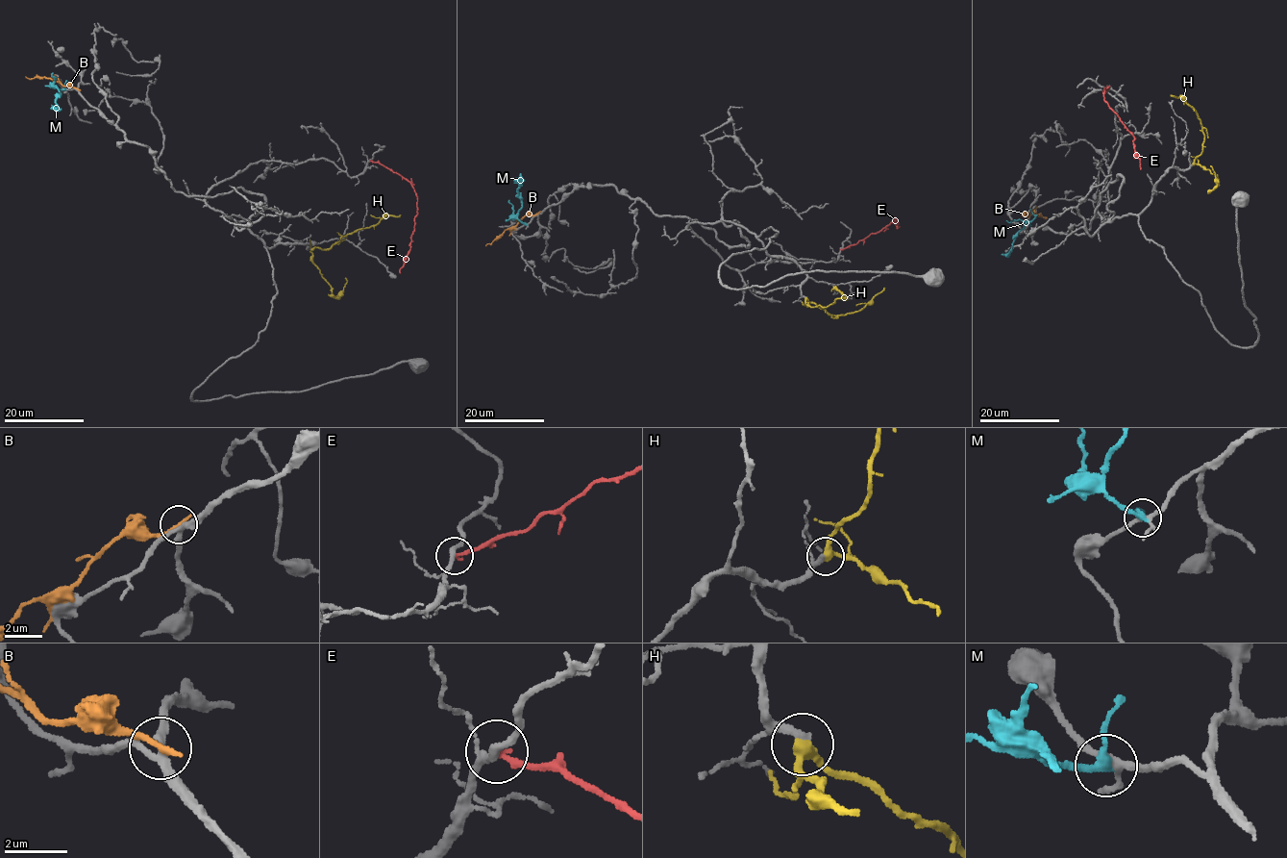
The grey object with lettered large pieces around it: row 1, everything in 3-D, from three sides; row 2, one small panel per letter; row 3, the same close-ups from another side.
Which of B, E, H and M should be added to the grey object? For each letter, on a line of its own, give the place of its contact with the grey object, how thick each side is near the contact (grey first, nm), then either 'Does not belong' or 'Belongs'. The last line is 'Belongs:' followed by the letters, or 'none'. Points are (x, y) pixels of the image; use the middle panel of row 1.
B: Touches grey at (537, 213). Thickness 240 nm (grey) against 240 nm. Does not belong
E: Touches grey at (841, 249). Thickness 220 nm (grey) against 220 nm. Does not belong
H: Touches grey at (805, 298). Thickness 280 nm (grey) against 320 nm. Belongs
M: Touches grey at (526, 224). Thickness 200 nm (grey) against 240 nm. Does not belong
Belongs: H

